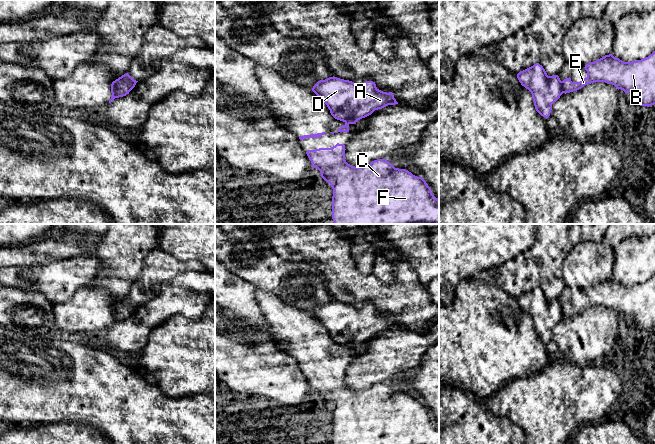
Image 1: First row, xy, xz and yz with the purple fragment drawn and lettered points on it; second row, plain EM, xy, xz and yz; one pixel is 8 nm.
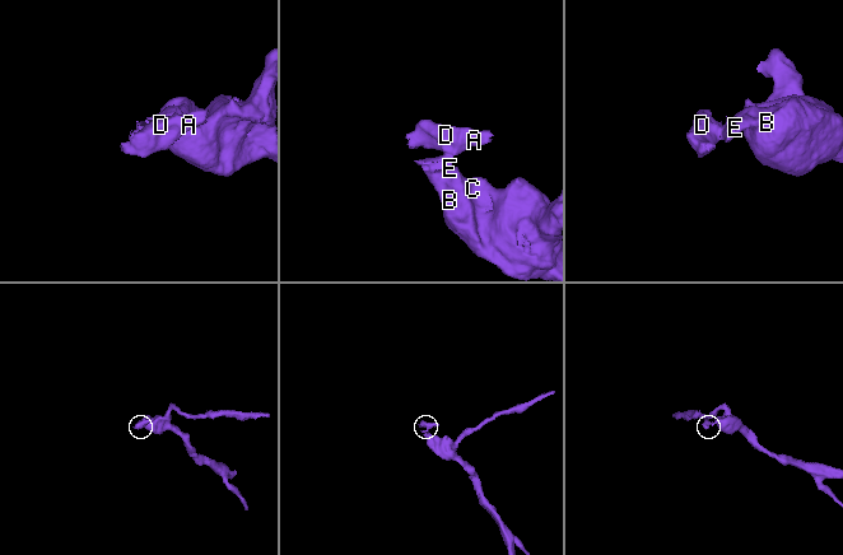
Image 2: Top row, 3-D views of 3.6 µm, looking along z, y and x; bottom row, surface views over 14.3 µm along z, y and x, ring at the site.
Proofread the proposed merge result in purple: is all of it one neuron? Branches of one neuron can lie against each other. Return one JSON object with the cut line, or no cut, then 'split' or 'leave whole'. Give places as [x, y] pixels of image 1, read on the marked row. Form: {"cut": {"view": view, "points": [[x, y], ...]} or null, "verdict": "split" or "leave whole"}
{"cut": {"view": "yz", "points": [[560, 81], [563, 92]]}, "verdict": "split"}

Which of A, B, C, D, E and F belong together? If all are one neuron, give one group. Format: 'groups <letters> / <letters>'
groups A D / B C E F

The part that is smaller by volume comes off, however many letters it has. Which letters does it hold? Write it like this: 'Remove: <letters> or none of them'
Remove: A, D

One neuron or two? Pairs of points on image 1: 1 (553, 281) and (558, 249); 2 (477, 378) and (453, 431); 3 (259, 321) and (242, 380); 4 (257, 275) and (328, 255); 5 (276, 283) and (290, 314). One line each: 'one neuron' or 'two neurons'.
1: one neuron
2: two neurons
3: two neurons
4: two neurons
5: two neurons

